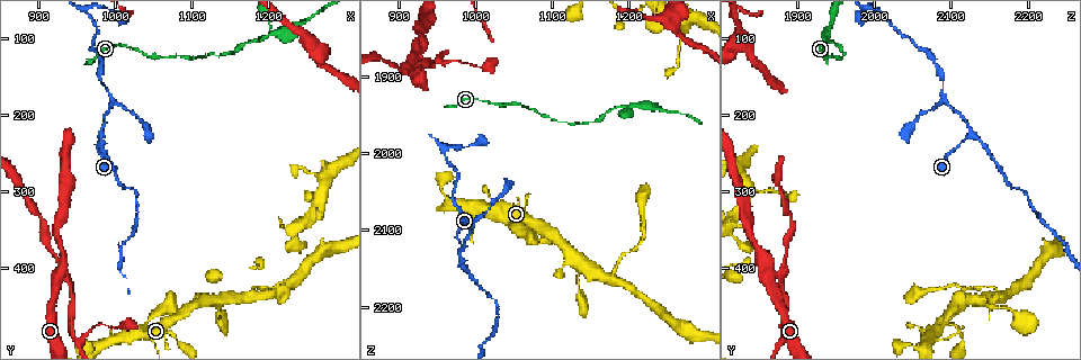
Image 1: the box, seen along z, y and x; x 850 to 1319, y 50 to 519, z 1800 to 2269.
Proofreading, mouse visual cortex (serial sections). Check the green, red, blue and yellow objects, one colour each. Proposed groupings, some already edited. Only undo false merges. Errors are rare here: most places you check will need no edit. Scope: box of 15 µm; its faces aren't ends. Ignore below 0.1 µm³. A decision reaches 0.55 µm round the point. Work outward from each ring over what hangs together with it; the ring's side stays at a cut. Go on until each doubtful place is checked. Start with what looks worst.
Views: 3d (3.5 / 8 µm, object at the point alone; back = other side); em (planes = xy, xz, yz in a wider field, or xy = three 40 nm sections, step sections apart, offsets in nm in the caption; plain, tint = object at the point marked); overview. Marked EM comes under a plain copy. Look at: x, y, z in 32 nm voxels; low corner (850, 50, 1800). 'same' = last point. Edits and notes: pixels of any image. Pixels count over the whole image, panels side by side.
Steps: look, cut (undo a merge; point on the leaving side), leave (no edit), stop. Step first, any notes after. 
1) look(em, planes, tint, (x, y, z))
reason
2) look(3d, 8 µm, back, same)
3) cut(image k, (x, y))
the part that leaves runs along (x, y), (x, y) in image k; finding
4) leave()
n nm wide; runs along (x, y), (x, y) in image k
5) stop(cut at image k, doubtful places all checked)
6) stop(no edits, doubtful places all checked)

look(3d, 3.5 µm, (980, 225, 2125))

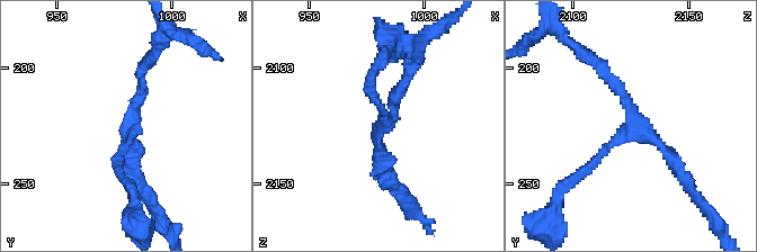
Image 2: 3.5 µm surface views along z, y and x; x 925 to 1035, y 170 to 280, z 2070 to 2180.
look(em, xy, step 1, tint, (982, 228, 2125))

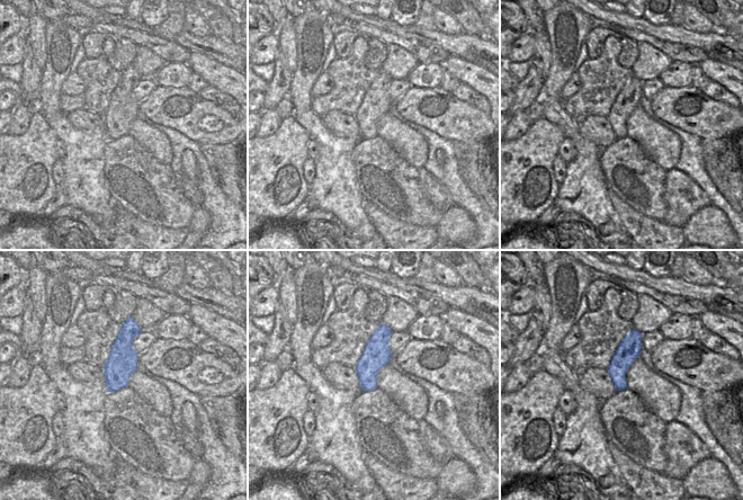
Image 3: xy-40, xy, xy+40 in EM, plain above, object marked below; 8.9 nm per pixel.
leave()
runs along (575, 177), (632, 125), (603, 70) in image 2; continuous, no second cell

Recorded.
look(3d, 3.5 µm, (925, 415, 1860))
four-way junction

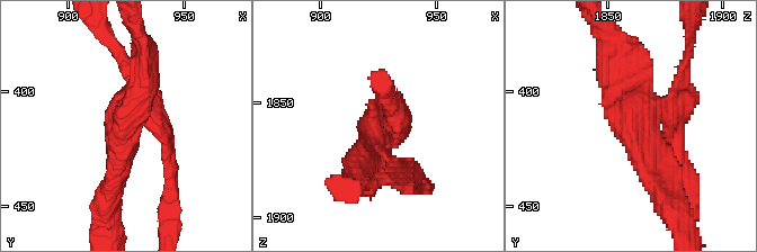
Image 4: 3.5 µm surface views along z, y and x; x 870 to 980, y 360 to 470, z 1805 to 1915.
look(em, xy, step 2, tint, (924, 416, 1860))

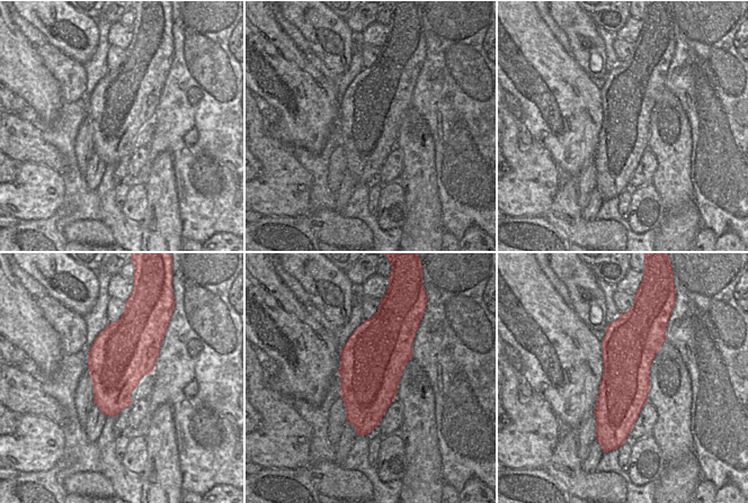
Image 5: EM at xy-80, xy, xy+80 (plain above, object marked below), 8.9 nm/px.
cut(image 4, (413, 186))
arms of 200, 200, 250, 450 nm; the part that leaves runs along (664, 113), (684, 81), (693, 29) in image 4; two cells meet here

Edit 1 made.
look(3d, 3.5 µm, (1175, 435, 2165))
branch point

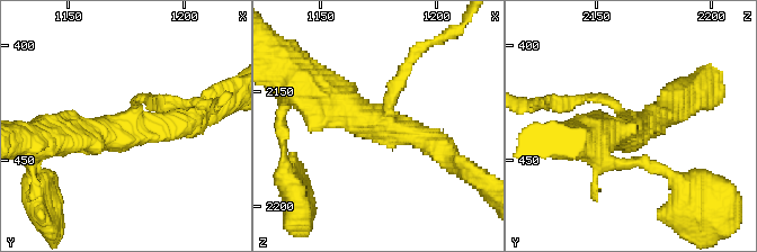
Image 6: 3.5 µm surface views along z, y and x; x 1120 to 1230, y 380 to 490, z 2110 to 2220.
look(em, planes, tint, (1176, 437, 2163))
3 arms; arms of 150, 350, 500 nm

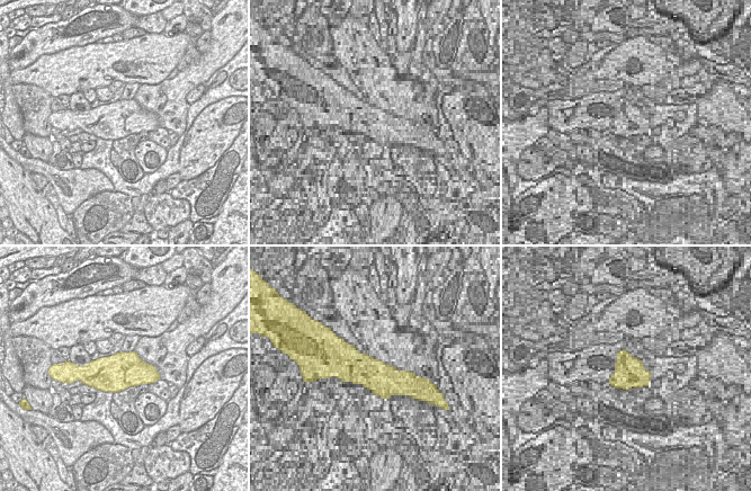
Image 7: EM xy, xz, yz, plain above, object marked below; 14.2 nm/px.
leave()
runs along (315, 90), (446, 153) in image 6; all the same cell

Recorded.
look(overview)
redraw

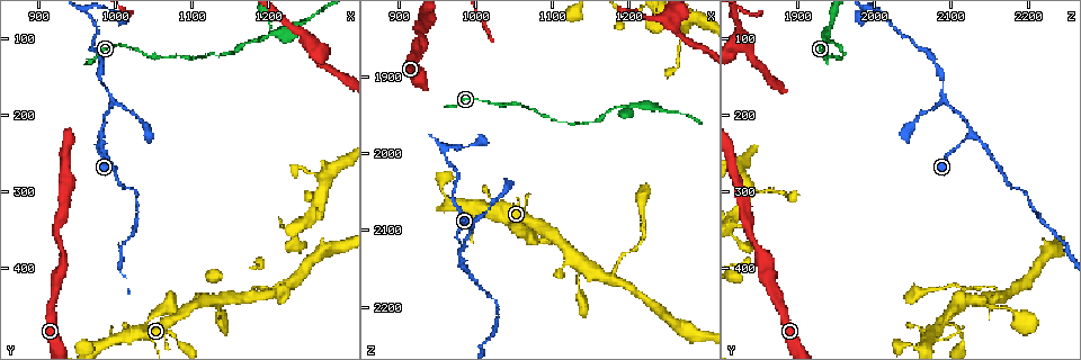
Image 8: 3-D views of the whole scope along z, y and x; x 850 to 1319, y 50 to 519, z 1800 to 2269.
look(3d, 3.5 µm, (1200, 90, 1935))
small branch off a trunk

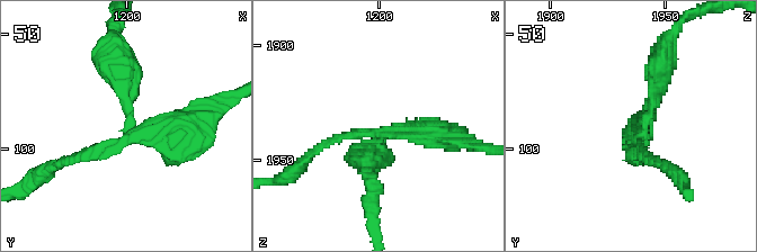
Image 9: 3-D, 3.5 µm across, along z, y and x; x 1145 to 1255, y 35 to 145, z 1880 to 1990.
look(em, xy, step 2, tint, (1201, 94, 1940))
3 arms; arms of 150, 250, 350 nm; now the EM

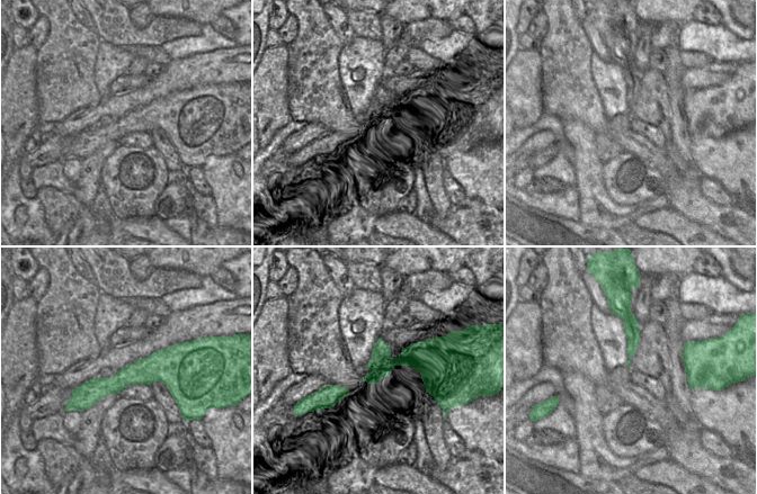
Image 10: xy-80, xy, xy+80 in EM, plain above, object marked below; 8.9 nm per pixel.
cut(image 9, (125, 79))
border along (376, 342), (379, 356), (388, 360) in image 10; two cells meet here

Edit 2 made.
stop(cut at image 4, cut at image 9, doubtful places all checked)

